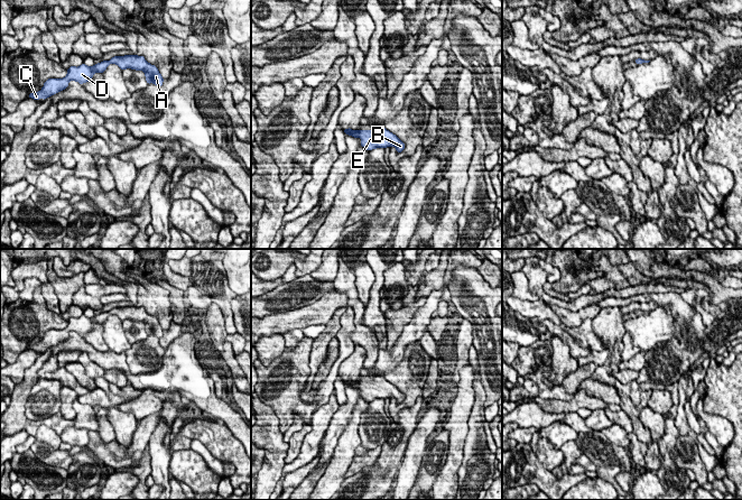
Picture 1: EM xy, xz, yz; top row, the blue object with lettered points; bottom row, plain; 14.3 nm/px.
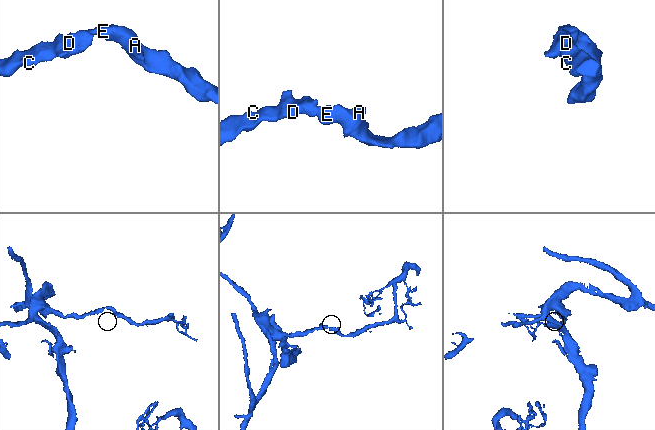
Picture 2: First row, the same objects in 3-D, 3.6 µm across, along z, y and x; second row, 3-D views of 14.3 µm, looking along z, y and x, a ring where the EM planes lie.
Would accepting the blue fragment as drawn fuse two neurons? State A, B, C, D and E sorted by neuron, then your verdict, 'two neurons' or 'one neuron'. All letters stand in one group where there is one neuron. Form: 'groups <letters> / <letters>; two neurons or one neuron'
groups A B C D E; one neuron

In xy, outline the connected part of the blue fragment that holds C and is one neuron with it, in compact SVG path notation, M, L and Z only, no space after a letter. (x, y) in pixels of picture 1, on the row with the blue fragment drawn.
M124 55L114 56L110 61L103 61L89 67L84 63L78 66L71 66L67 70L67 75L64 78L48 78L39 92L30 93L28 98L38 101L40 98L46 100L68 86L69 81L76 81L80 84L89 82L95 72L103 73L110 64L117 64L122 71L131 68L136 71L143 71L148 84L154 83L158 87L163 85L164 78L155 65L149 64L143 56Z

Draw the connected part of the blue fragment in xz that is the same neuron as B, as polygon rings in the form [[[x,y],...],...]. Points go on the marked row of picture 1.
[[[351,128],[343,129],[345,135],[350,135],[354,138],[361,139],[361,146],[367,150],[372,150],[375,148],[386,148],[393,146],[397,152],[401,152],[405,149],[405,143],[392,132],[382,128],[381,130],[355,130]]]

